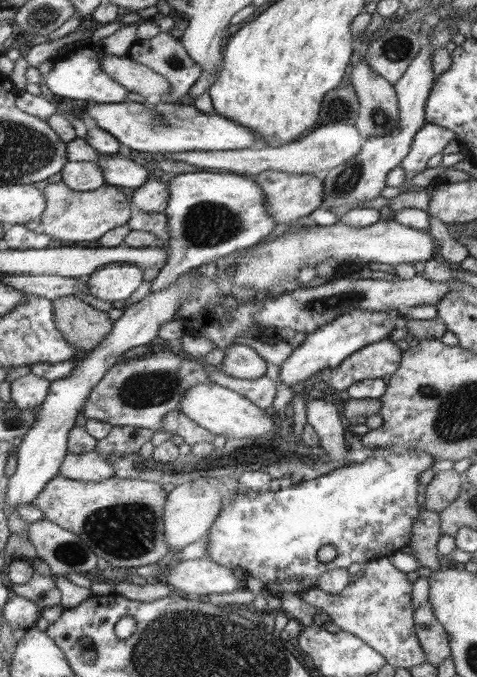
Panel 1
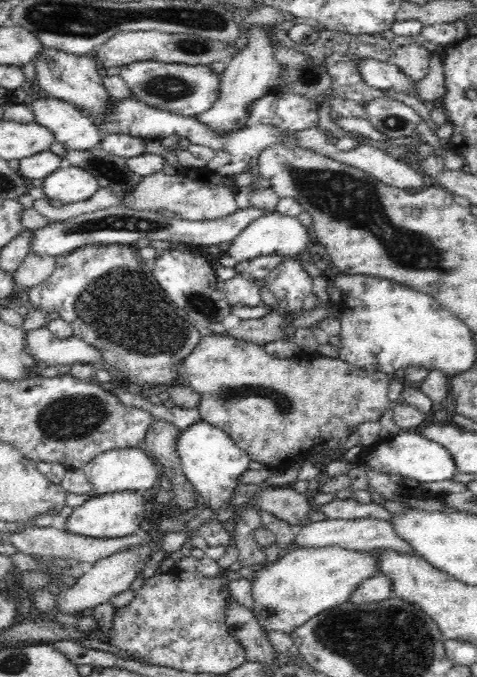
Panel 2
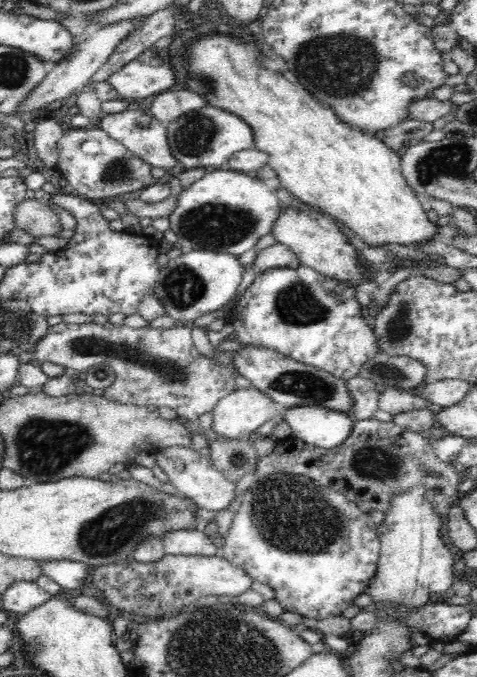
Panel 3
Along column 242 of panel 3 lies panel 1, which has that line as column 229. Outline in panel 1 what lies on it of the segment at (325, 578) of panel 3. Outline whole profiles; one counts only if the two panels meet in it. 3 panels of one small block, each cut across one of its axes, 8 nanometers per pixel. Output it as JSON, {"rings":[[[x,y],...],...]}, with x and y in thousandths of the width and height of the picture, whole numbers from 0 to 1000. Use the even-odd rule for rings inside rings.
{"rings":[[[788,665],[782,674],[769,677],[765,682],[742,684],[734,688],[702,693],[700,696],[690,697],[690,700],[669,705],[665,709],[646,709],[623,716],[614,715],[610,719],[595,721],[593,724],[587,722],[581,727],[564,725],[549,730],[528,730],[522,727],[522,730],[507,730],[503,725],[501,730],[491,730],[488,734],[482,734],[472,740],[455,759],[455,767],[444,773],[444,777],[434,786],[438,827],[453,833],[468,835],[470,838],[493,843],[493,846],[501,846],[512,855],[522,851],[541,854],[541,857],[553,863],[558,871],[589,882],[606,874],[629,874],[662,866],[671,851],[688,843],[696,843],[696,840],[730,840],[730,836],[736,836],[746,830],[763,833],[786,826],[822,821],[826,817],[841,814],[843,806],[851,806],[860,798],[864,775],[872,771],[872,764],[881,756],[881,747],[876,747],[876,742],[872,742],[872,730],[876,730],[876,727],[872,727],[872,724],[876,724],[876,703],[885,700],[883,697],[901,694],[910,687],[910,682],[914,682],[914,678],[889,666],[855,666],[843,672],[834,672],[805,665]],[[683,804],[696,804],[709,818],[696,830],[667,830],[667,814],[675,806],[683,806]]]}

